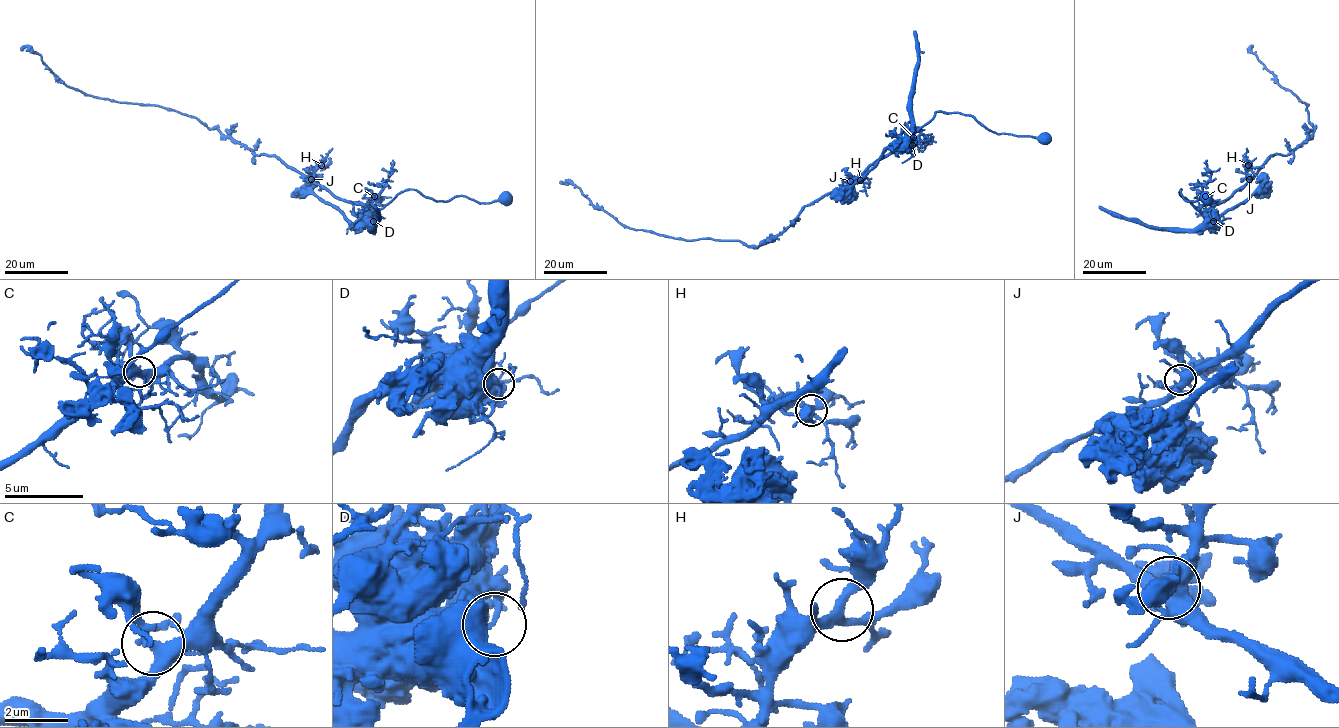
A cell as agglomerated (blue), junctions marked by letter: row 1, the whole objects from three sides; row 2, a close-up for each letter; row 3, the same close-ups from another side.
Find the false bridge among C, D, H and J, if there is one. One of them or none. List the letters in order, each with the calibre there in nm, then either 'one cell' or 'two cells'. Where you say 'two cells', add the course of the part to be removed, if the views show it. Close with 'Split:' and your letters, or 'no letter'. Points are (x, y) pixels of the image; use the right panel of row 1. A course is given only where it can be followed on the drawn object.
C: 360 nm | one cell
D: 240 nm | two cells | (1213, 221), (1211, 204), (1227, 199), (1269, 156), (1288, 155), (1315, 128), (1308, 105), (1249, 49)
H: 300 nm | one cell
J: 480 nm | one cell
Split: D

